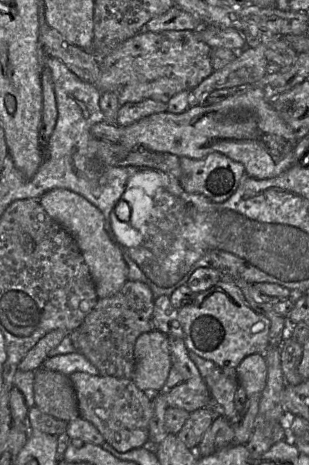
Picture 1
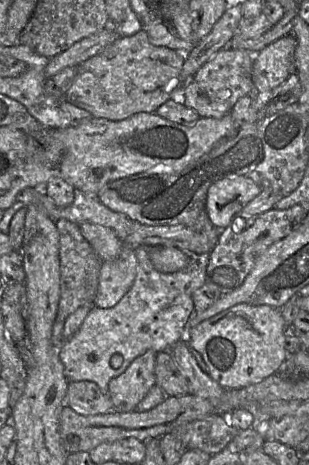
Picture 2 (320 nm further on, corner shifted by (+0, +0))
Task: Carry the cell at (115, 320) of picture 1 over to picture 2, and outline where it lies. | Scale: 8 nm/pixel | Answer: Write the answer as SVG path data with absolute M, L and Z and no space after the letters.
M148 350L135 358L121 375L110 380L108 392L117 412L134 411L156 385L156 357L155 351Z

